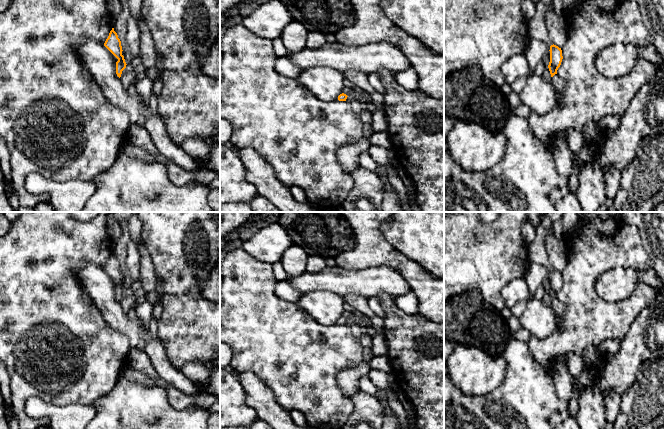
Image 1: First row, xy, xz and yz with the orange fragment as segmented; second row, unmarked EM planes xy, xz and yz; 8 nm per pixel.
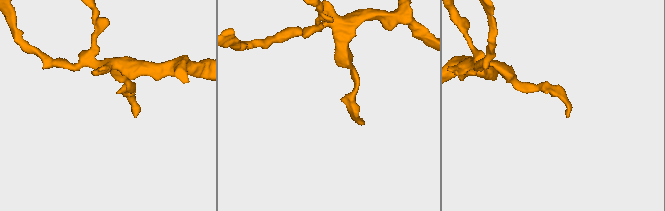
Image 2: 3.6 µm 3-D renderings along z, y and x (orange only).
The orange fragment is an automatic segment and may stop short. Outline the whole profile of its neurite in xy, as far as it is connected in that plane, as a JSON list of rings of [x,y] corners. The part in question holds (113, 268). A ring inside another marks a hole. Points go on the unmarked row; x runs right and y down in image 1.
[[[114,252],[109,257],[108,262],[106,263],[104,270],[118,283],[116,286],[116,298],[120,302],[122,295],[126,292],[126,286],[124,280],[122,279],[122,270],[121,265],[118,262],[117,257],[114,255]]]

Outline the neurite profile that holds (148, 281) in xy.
[[[142,241],[136,246],[140,254],[140,285],[145,292],[150,293],[157,285],[155,267],[145,243]]]

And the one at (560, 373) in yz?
[[[559,361],[550,371],[550,375],[558,397],[569,402],[573,395],[573,385],[567,362]]]

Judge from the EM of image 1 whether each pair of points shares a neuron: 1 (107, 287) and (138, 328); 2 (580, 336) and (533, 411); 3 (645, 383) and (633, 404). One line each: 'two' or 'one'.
1: one
2: two
3: one

